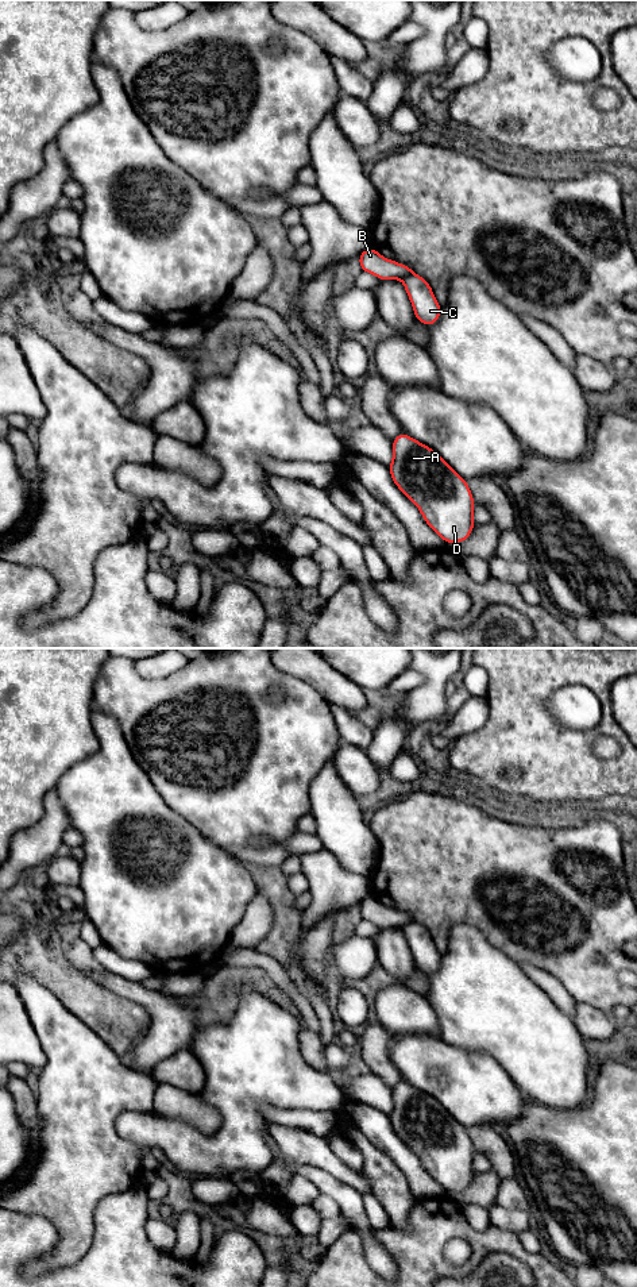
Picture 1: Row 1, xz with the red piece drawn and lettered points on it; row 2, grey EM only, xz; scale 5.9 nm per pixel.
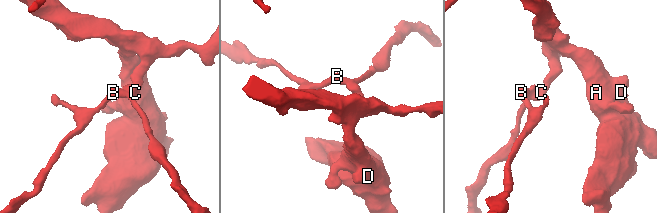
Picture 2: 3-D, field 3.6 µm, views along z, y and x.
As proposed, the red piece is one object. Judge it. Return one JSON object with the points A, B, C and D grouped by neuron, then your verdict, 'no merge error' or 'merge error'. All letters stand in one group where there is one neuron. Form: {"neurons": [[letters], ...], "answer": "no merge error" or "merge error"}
{"neurons": [["A", "C", "D"], ["B"]], "answer": "merge error"}

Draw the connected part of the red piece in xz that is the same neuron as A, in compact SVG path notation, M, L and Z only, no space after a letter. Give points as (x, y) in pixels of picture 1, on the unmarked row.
M401 1080L393 1087L393 1109L389 1120L395 1134L420 1157L424 1170L447 1192L463 1191L475 1175L475 1149L467 1133L435 1098Z

